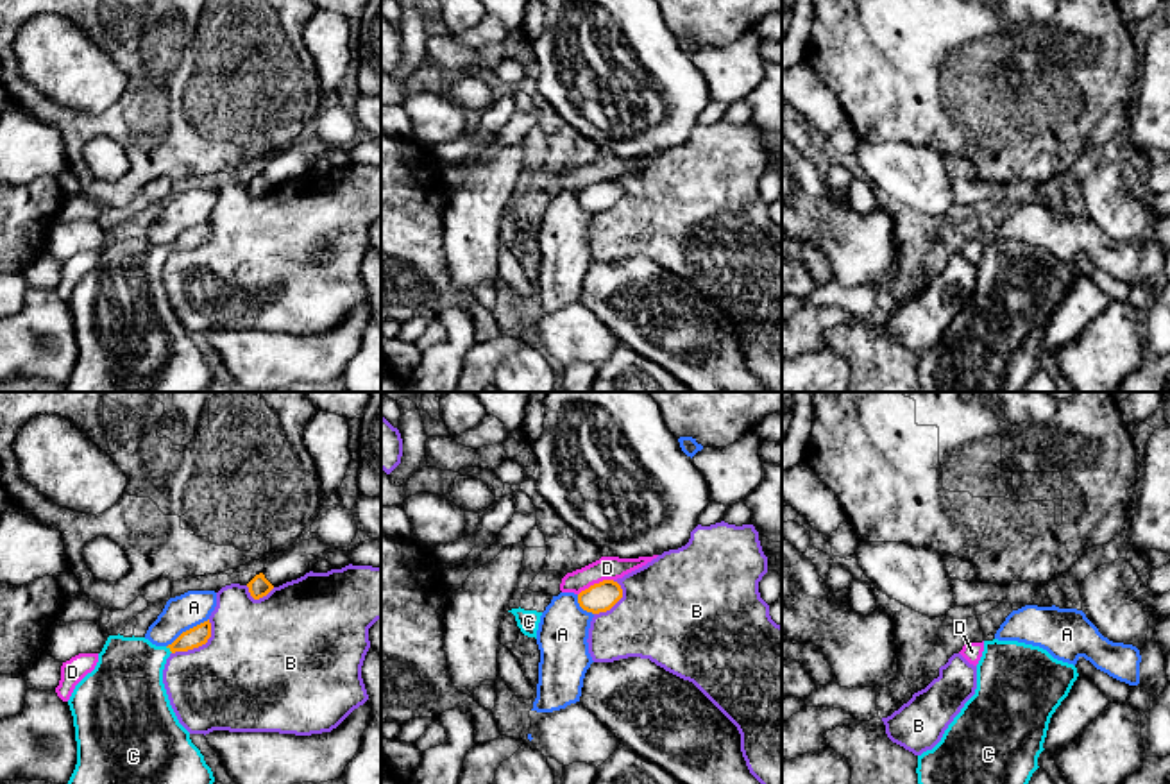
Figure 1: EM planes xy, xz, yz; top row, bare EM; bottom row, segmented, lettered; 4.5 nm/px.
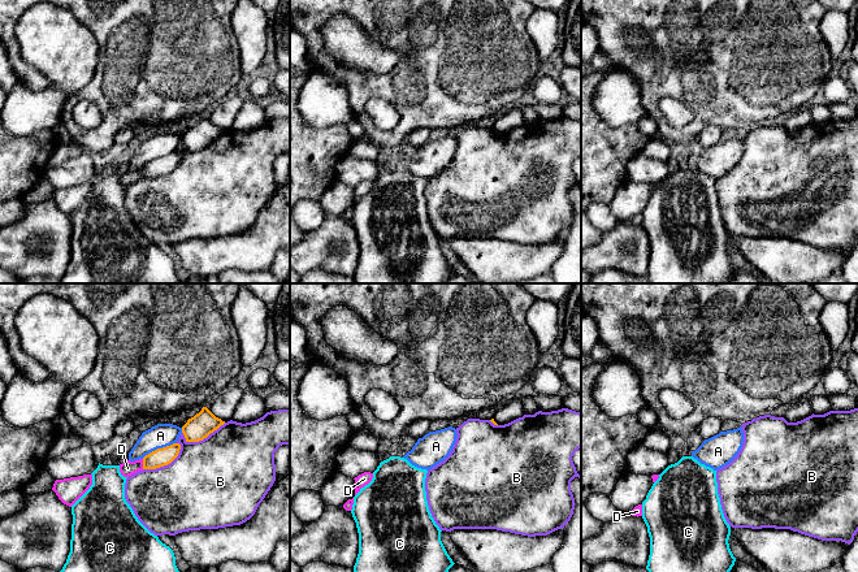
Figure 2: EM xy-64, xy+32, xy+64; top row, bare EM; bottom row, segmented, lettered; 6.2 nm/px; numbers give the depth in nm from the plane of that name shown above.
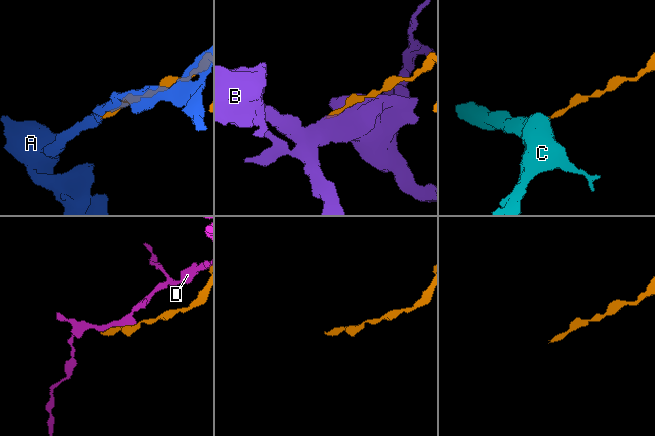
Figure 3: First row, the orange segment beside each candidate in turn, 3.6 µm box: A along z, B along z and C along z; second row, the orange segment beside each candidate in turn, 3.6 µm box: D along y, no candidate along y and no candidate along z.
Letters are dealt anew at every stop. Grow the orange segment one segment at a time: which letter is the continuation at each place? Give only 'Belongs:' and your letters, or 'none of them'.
Belongs: C

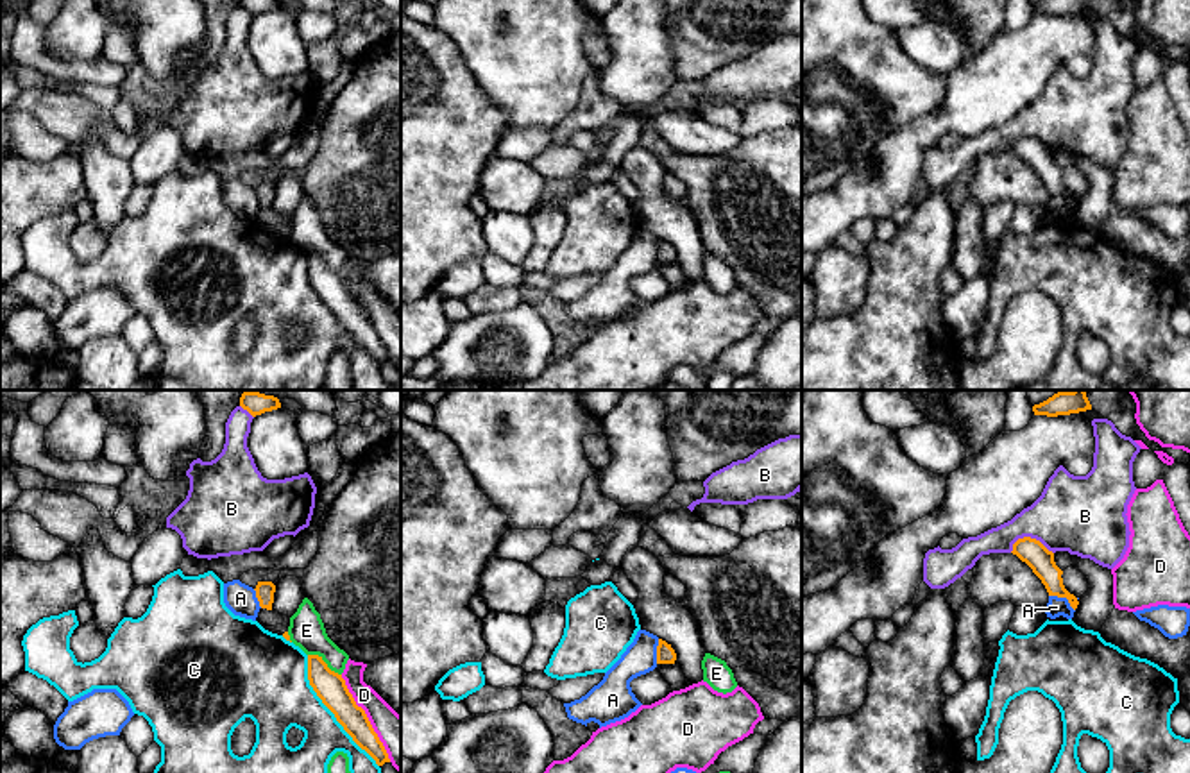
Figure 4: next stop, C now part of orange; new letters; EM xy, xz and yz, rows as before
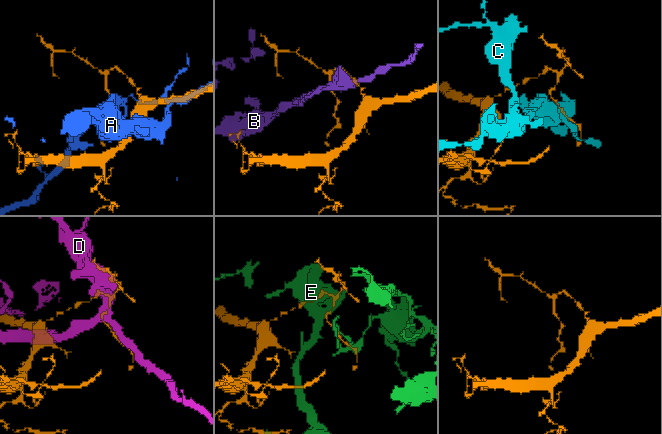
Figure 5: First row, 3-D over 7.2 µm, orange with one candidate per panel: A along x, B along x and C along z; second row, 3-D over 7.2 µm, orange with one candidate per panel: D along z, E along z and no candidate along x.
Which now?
Belongs: none of them

